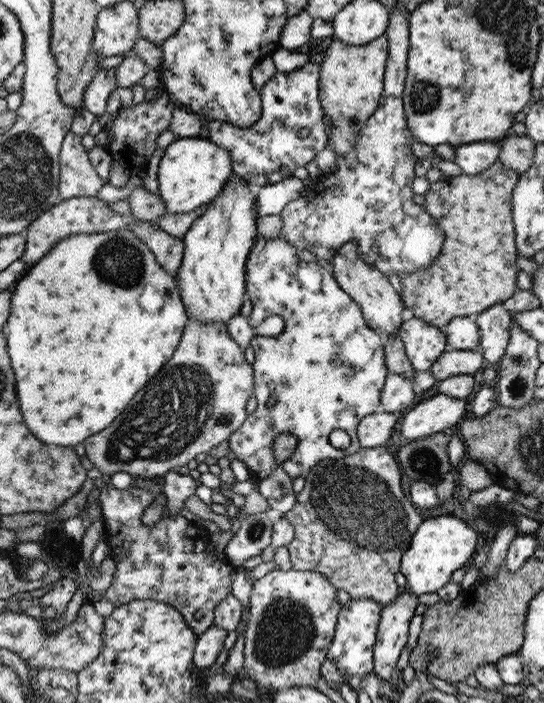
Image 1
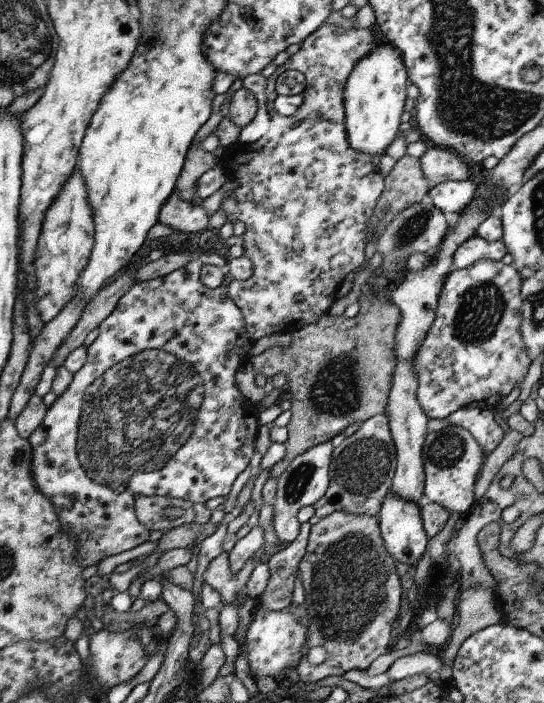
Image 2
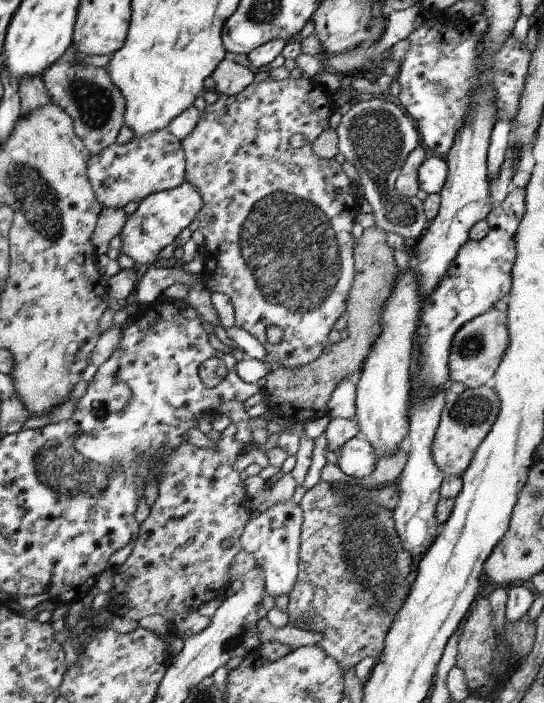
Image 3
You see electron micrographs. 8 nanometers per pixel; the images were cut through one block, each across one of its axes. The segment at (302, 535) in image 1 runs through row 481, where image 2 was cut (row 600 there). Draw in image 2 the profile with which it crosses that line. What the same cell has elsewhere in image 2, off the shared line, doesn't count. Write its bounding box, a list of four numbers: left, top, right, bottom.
[295,512,403,683]

